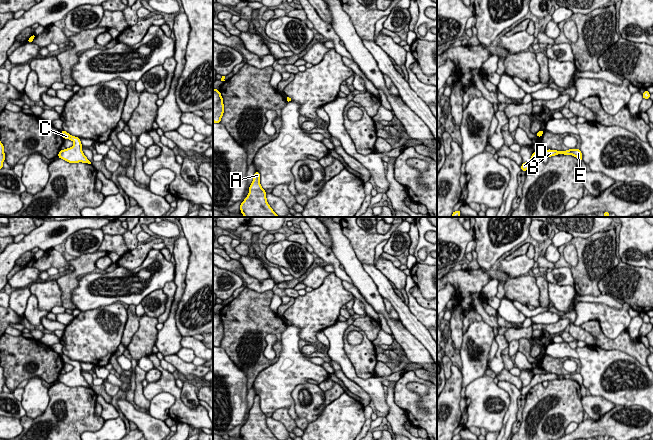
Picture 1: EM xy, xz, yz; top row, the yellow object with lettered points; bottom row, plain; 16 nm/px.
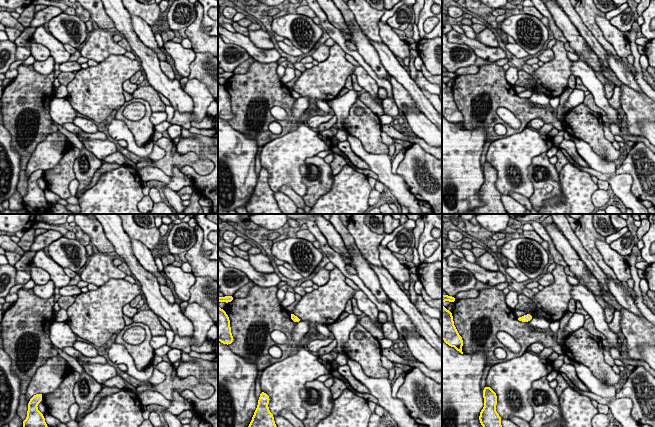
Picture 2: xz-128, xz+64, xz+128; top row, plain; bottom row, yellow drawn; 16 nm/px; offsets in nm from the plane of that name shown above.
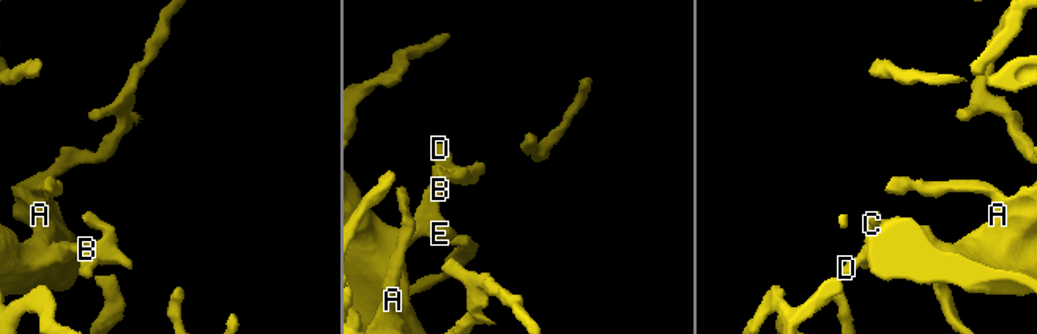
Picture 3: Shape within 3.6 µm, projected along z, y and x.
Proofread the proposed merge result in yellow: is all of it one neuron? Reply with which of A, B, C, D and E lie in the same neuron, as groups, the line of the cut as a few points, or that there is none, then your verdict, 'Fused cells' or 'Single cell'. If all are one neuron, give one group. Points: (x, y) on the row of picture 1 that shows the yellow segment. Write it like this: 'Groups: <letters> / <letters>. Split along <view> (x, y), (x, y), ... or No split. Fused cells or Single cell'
Groups: A B C D E. No split. Single cell

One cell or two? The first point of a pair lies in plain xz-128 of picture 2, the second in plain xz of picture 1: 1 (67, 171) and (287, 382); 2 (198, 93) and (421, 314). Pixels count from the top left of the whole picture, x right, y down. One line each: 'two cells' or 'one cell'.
1: two cells
2: one cell

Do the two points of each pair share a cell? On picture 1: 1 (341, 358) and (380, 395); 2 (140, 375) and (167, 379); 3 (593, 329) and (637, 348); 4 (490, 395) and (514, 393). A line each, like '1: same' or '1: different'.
1: same
2: different
3: same
4: different

